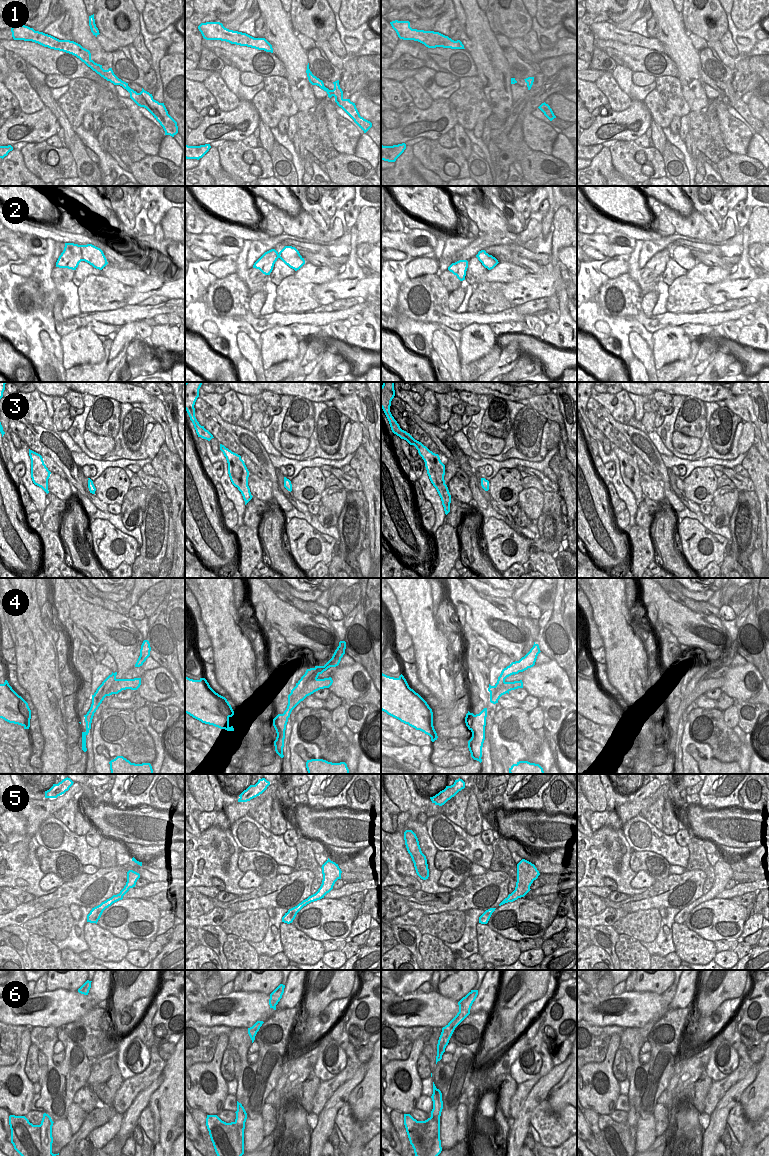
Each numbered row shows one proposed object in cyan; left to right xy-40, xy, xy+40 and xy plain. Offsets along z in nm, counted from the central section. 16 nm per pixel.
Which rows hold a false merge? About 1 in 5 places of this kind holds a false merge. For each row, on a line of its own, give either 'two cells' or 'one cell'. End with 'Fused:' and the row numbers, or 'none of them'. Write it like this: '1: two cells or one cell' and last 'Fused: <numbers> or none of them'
1: one cell
2: one cell
3: one cell
4: one cell
5: one cell
6: two cells
Fused: 6

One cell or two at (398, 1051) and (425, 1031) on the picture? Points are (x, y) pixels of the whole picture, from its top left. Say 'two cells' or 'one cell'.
one cell

